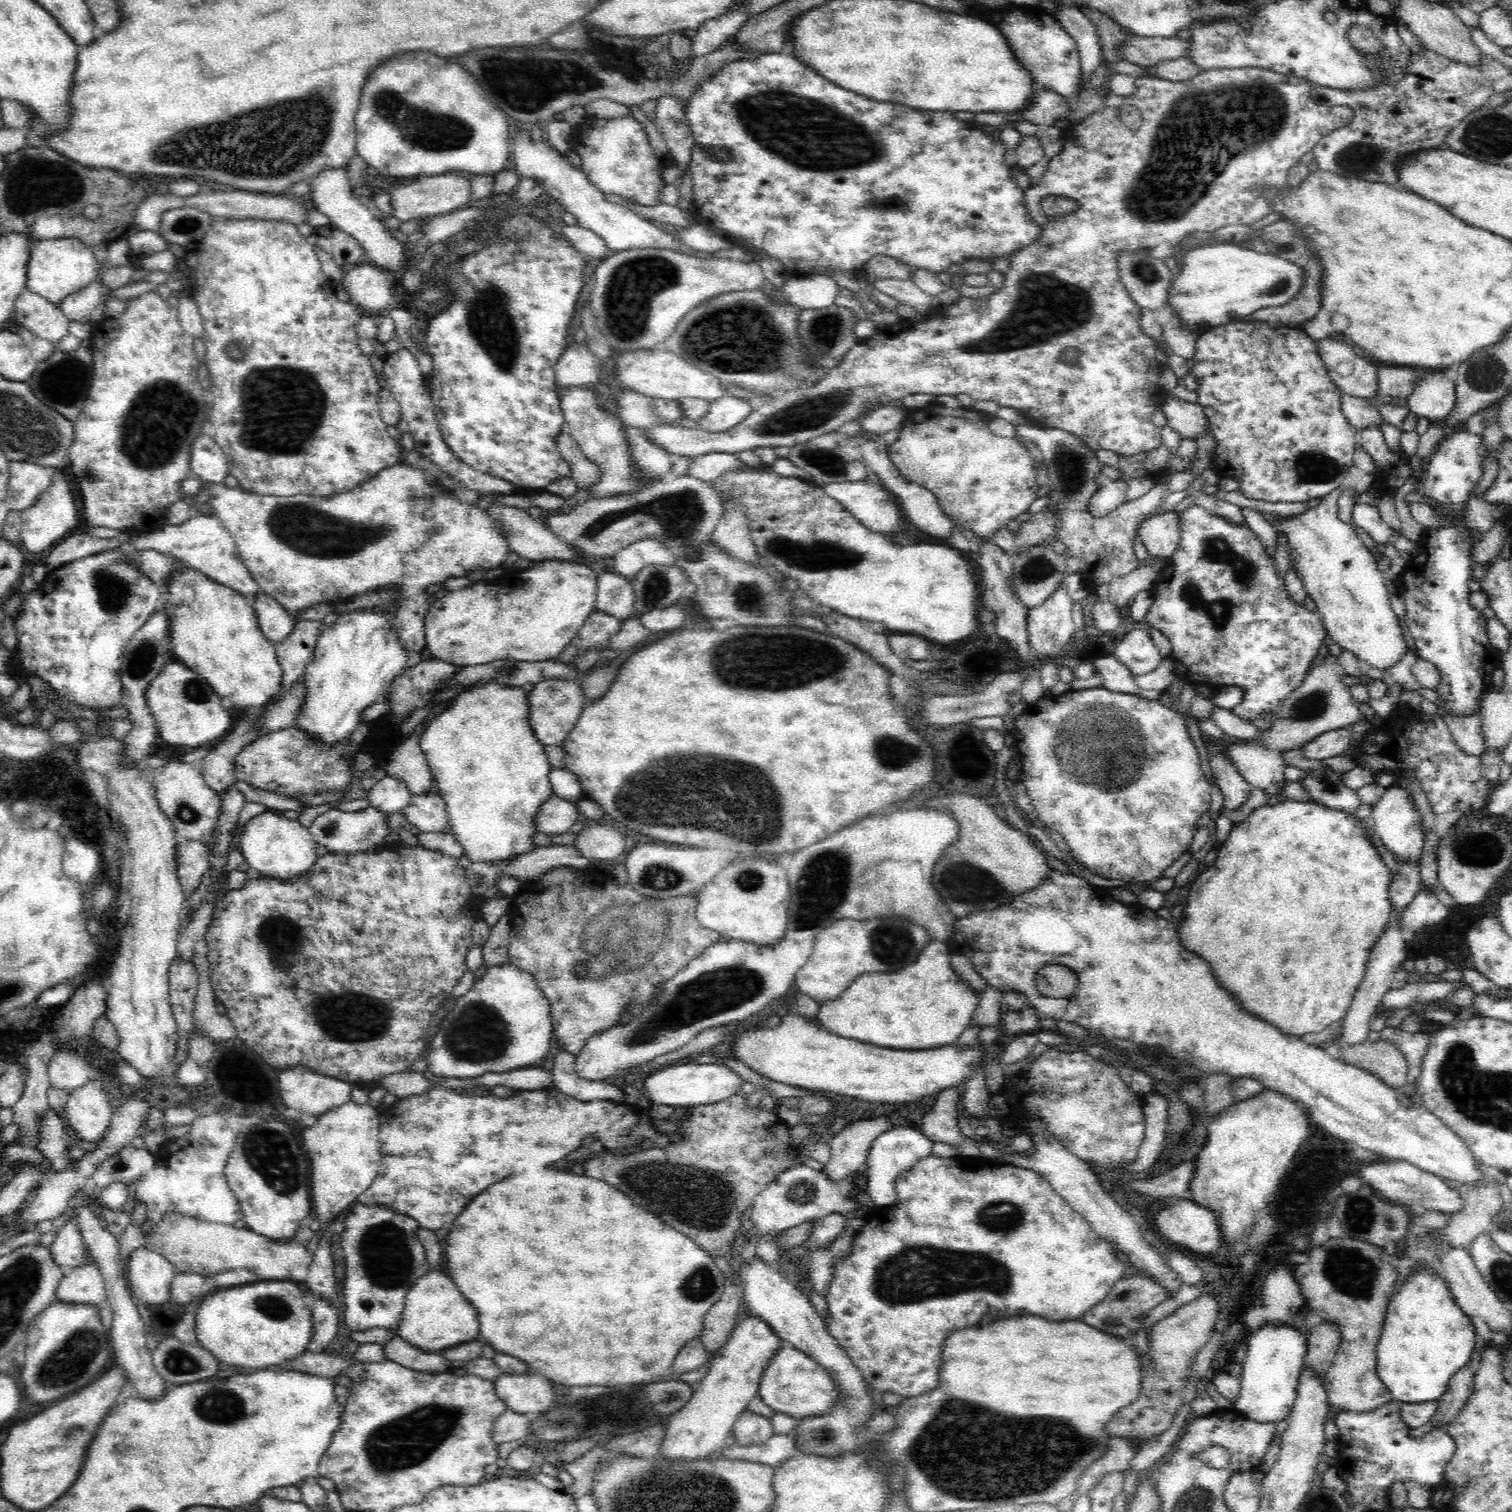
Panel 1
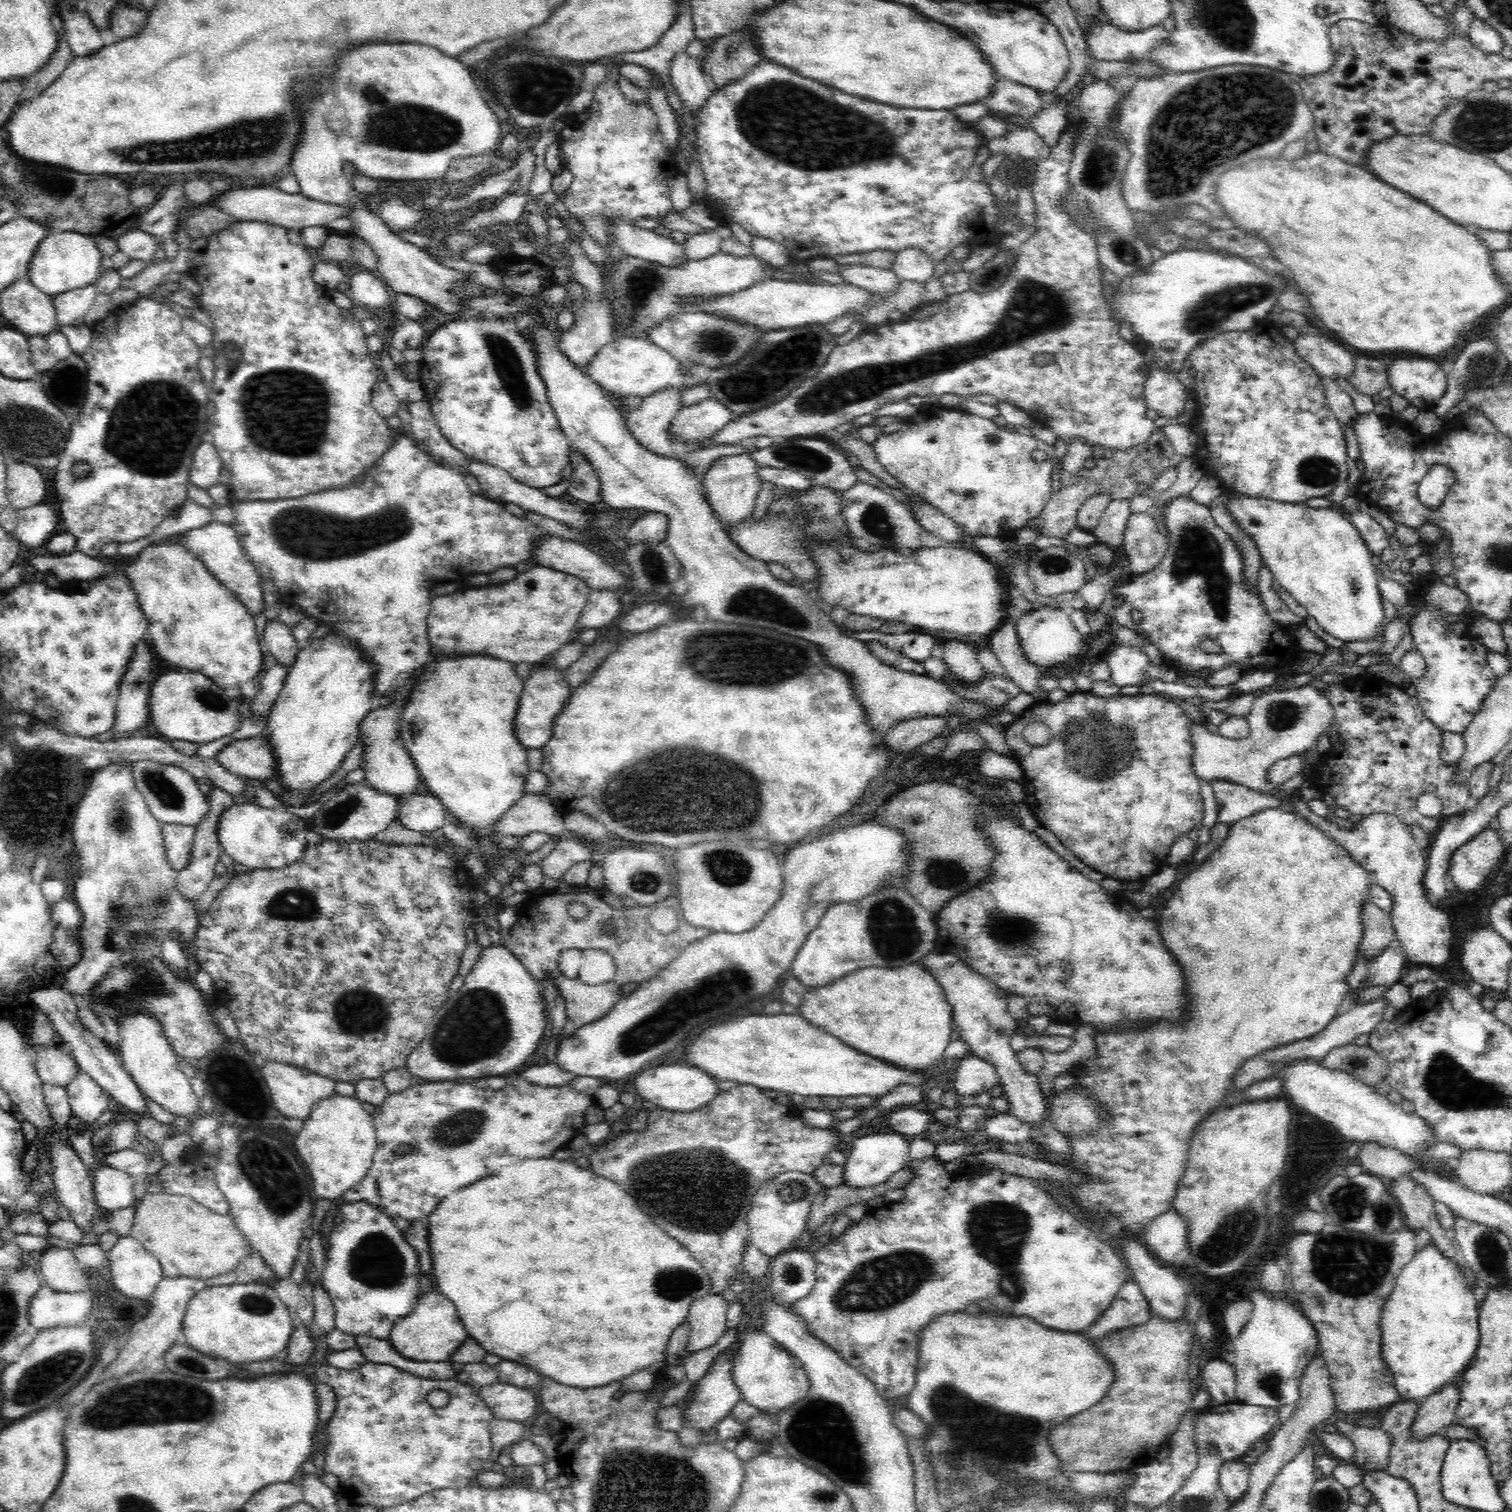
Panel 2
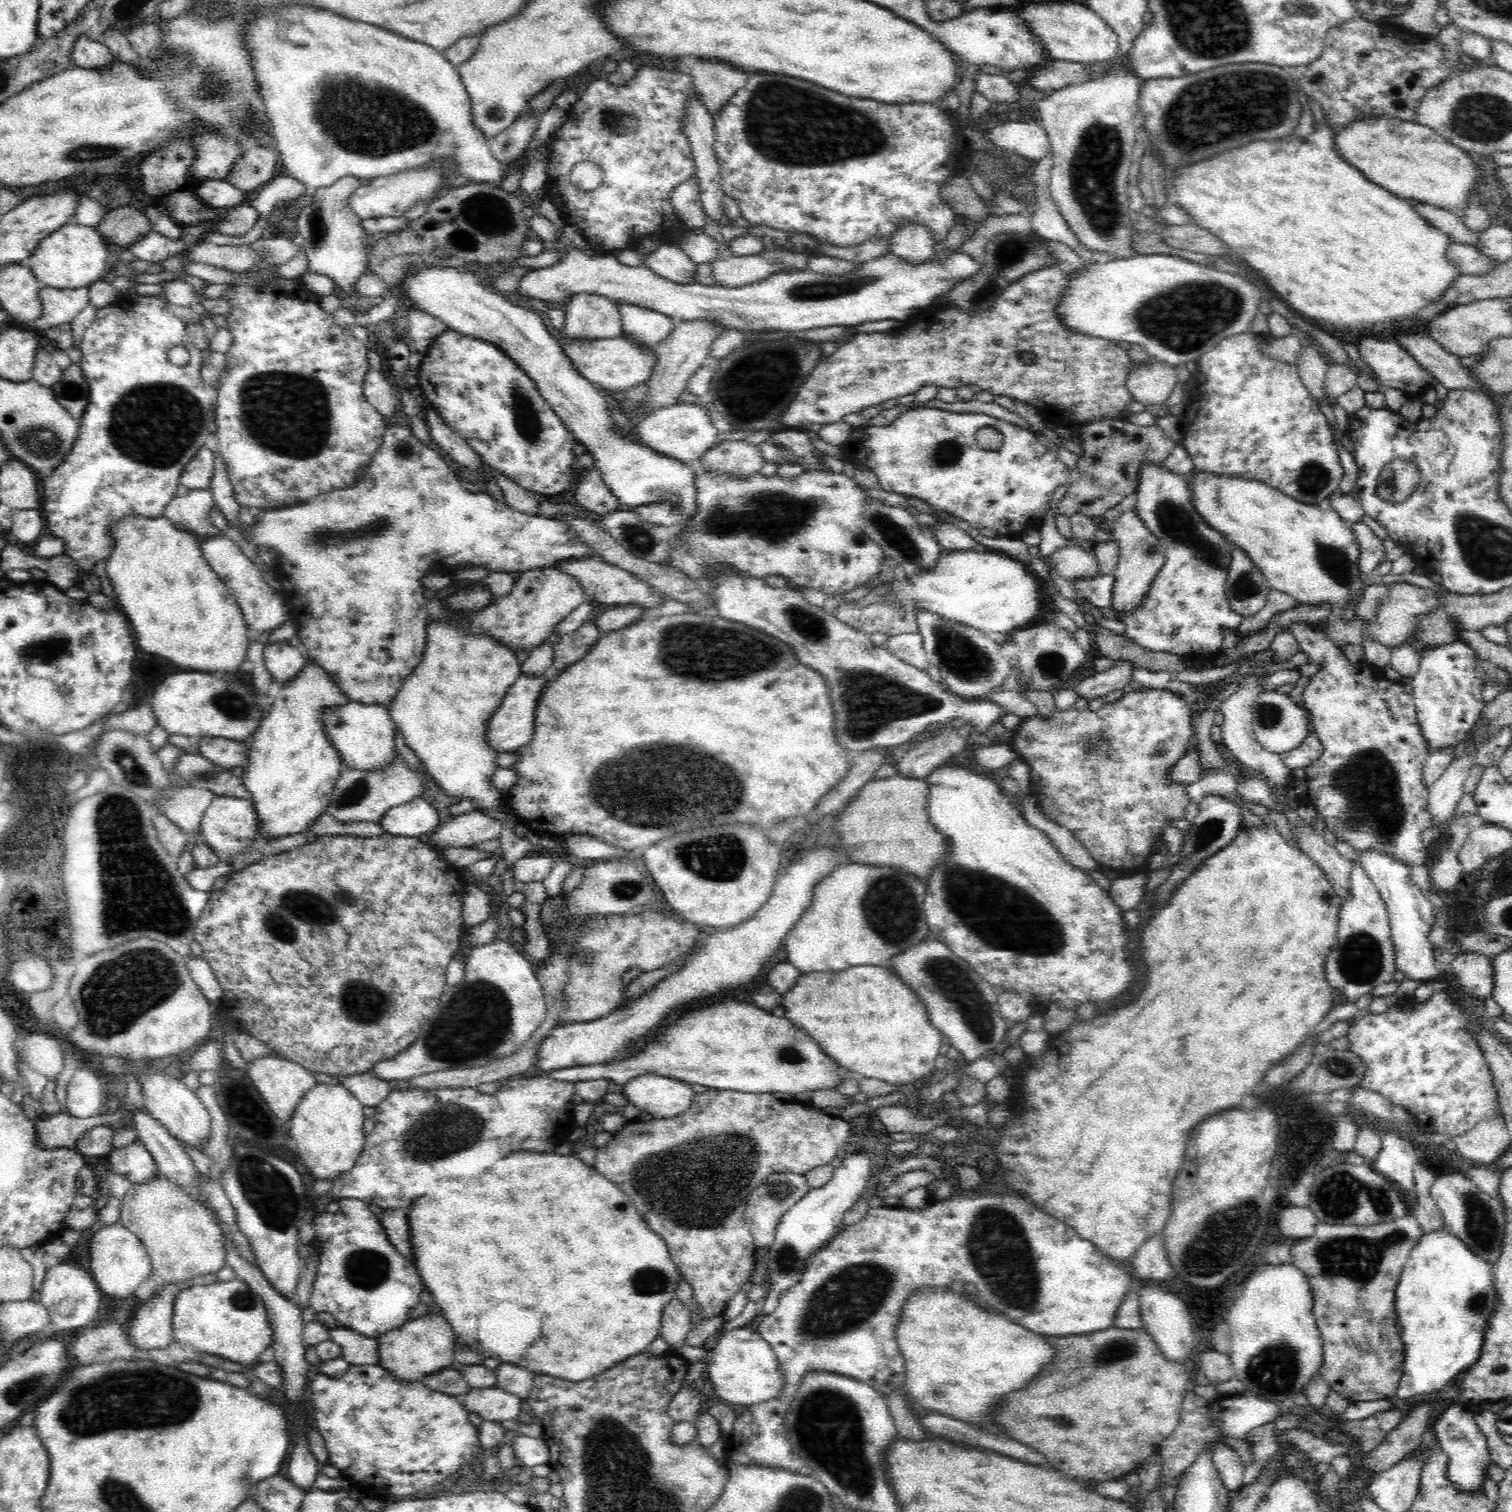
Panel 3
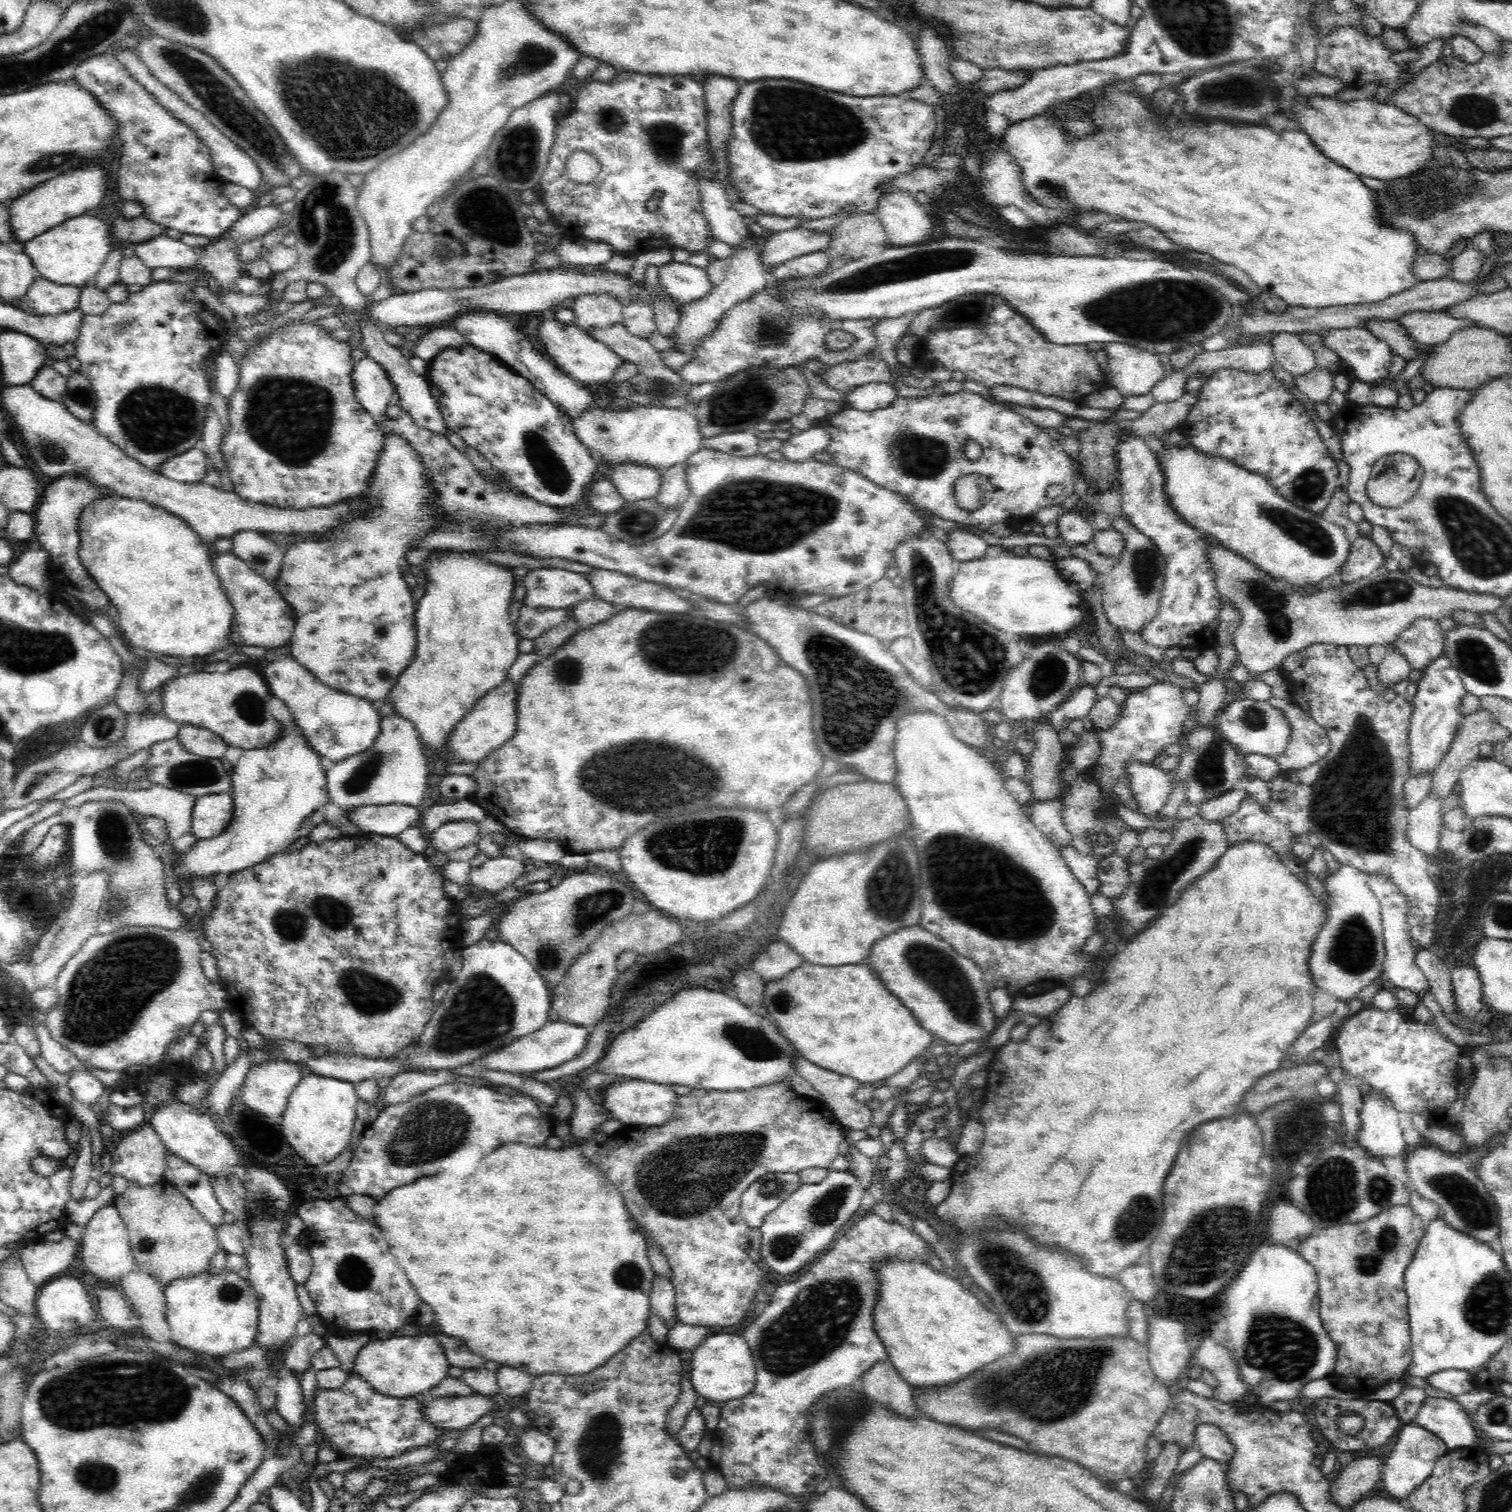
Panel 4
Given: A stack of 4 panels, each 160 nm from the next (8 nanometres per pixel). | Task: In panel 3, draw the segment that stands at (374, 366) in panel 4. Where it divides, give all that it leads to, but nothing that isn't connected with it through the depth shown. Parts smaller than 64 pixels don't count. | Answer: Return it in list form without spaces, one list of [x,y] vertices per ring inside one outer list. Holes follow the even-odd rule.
[[[382,369],[376,371],[368,370],[364,382],[364,395],[366,401],[382,414],[382,416],[393,416],[399,408],[399,393],[396,386],[386,380]]]

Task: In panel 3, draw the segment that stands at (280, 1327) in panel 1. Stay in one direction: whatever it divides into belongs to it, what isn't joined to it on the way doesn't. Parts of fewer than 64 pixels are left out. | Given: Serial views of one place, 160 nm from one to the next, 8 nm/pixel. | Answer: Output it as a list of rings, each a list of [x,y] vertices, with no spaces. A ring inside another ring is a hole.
[[[240,1278],[213,1284],[195,1284],[182,1290],[174,1302],[172,1330],[174,1341],[182,1345],[192,1346],[201,1353],[232,1360],[240,1365],[256,1363],[265,1351],[273,1344],[274,1329],[270,1325],[266,1306],[262,1298],[255,1294],[250,1286]]]

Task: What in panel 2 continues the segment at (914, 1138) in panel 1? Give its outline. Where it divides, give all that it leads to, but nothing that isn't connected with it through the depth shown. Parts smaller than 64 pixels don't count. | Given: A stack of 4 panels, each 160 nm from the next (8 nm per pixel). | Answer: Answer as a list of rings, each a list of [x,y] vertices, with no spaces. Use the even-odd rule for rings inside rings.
[[[871,1133],[853,1142],[851,1155],[844,1164],[844,1184],[856,1188],[874,1188],[886,1184],[908,1163],[910,1141],[900,1133]]]

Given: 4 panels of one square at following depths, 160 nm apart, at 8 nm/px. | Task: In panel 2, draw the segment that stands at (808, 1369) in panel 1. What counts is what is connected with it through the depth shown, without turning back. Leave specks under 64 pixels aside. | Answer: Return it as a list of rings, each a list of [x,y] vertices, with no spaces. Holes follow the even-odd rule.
[[[750,1330],[750,1338],[745,1340],[742,1333],[740,1342],[735,1345],[738,1346],[738,1353],[734,1356],[732,1368],[734,1383],[752,1407],[780,1414],[808,1394],[810,1379],[802,1363],[770,1335],[764,1331]]]

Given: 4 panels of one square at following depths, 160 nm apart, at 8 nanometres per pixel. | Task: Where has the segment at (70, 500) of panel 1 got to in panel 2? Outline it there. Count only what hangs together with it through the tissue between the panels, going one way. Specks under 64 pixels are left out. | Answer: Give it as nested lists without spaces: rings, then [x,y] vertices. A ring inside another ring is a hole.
[[[46,501],[25,509],[18,509],[18,524],[12,535],[28,548],[40,548],[60,531],[58,510]]]

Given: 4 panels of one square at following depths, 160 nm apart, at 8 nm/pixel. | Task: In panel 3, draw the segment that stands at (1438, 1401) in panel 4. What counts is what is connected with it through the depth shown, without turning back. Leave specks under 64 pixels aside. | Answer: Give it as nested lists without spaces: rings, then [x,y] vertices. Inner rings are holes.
[[[1458,1400],[1447,1402],[1444,1412],[1433,1422],[1430,1435],[1436,1436],[1442,1450],[1448,1455],[1447,1475],[1460,1492],[1480,1490],[1488,1478],[1488,1466],[1492,1463],[1486,1436],[1474,1421],[1474,1414]]]

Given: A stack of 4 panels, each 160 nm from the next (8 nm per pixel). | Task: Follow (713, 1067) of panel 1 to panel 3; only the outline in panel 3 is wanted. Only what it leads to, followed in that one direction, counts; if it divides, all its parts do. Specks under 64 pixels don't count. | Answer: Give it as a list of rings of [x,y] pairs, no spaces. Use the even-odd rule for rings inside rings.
[[[644,1074],[624,1084],[624,1097],[652,1117],[672,1118],[686,1112],[694,1100],[692,1085],[660,1074]]]

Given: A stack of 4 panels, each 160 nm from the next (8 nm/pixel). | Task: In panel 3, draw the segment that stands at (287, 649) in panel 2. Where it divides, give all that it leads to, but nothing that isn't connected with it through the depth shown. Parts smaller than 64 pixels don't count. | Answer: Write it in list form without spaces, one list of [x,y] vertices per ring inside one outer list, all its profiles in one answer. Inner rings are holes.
[[[288,640],[266,643],[263,650],[266,668],[272,673],[276,686],[292,680],[307,663],[304,655]]]

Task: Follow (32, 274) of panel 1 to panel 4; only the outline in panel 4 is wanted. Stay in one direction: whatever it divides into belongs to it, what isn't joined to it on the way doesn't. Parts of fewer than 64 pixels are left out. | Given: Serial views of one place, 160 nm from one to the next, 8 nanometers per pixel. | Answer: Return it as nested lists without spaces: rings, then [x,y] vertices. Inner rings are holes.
[[[80,215],[30,239],[22,252],[31,259],[41,277],[60,285],[85,286],[94,281],[113,249],[111,227],[97,216]]]

